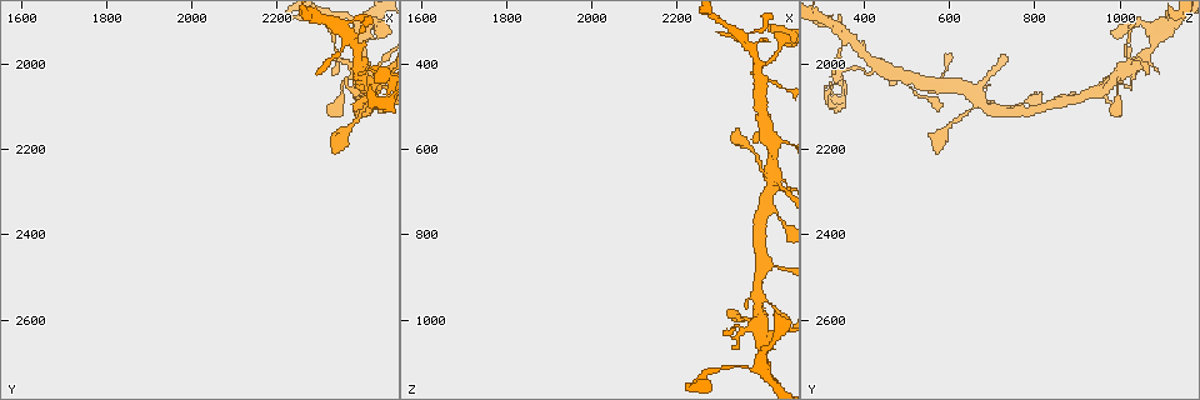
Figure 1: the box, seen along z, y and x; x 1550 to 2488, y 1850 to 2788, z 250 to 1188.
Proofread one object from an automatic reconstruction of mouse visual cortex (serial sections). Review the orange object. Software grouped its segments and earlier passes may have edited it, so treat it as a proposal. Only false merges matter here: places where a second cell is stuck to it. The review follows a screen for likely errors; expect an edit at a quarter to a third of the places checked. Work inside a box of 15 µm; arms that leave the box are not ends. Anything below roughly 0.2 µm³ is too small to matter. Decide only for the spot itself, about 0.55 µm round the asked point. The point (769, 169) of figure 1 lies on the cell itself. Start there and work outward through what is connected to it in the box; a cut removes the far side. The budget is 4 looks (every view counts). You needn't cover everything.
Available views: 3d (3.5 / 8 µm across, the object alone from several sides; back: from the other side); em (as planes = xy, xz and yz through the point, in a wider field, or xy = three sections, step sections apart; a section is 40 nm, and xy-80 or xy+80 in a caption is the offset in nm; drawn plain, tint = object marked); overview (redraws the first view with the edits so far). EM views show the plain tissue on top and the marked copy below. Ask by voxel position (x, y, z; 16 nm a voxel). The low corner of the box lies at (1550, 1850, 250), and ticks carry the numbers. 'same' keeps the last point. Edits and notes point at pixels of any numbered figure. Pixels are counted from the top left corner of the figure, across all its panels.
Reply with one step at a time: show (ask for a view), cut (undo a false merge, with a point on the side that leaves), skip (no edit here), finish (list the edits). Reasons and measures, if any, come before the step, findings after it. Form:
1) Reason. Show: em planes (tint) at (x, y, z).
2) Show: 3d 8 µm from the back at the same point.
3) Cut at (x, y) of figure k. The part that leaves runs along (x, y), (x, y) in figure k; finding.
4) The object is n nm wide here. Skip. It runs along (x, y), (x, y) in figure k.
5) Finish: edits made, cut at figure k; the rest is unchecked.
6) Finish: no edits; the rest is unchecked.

Abrupt turn. Show: 3d 3.5 µm at (2390, 2010, 445).

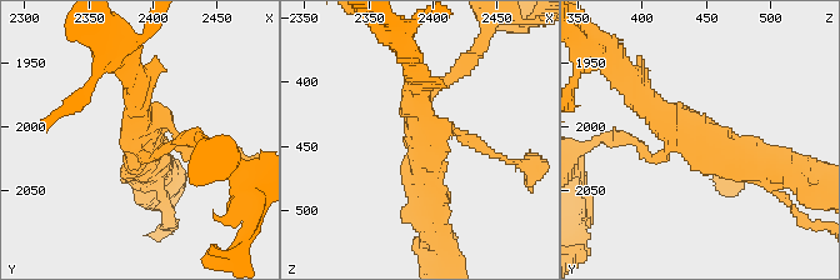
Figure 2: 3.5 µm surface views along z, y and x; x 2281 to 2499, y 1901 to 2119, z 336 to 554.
4 arms meet here; the arms are 150, 150, 300, 350 nm wide; now the EM. Show: em xy step 3 (tint) at (2392, 2008, 444).

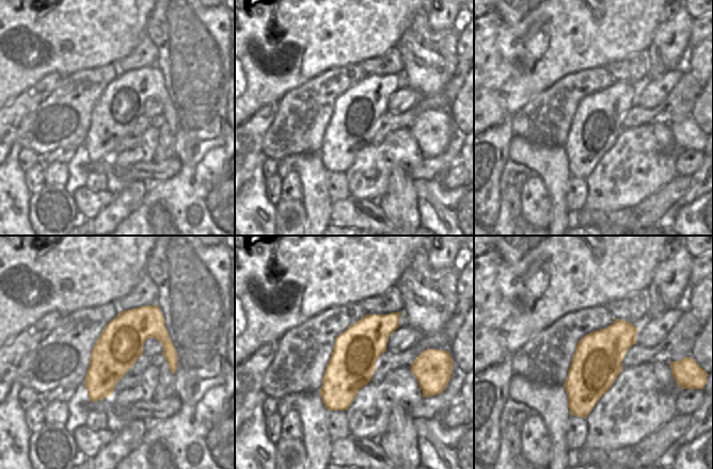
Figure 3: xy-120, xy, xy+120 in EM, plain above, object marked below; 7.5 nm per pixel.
Skip. It runs along (769, 168), (669, 125), (638, 90) in figure 2; continuous, no second cell.

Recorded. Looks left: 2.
Abrupt turn. Show: 3d 3.5 µm at (2445, 2015, 340).

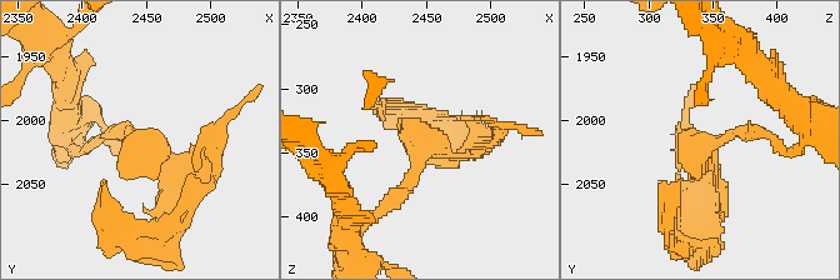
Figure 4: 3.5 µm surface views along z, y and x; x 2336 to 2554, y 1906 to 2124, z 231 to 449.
Show: em xy step 5 (tint) at (2448, 2018, 346).

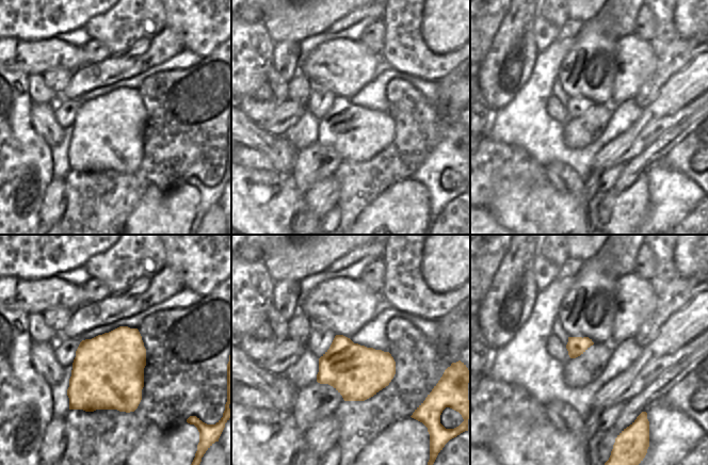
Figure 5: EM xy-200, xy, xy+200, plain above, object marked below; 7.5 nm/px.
Cut at (141, 144) of figure 4. Two cells meet here.

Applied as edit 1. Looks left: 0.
Finish: edits made, cut at figure 4; the rest is unchecked.

